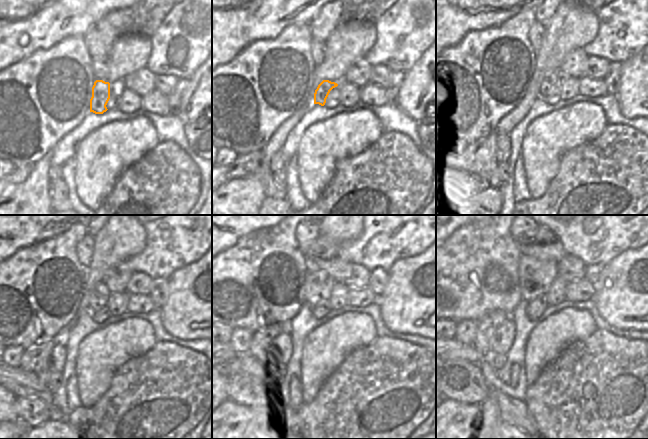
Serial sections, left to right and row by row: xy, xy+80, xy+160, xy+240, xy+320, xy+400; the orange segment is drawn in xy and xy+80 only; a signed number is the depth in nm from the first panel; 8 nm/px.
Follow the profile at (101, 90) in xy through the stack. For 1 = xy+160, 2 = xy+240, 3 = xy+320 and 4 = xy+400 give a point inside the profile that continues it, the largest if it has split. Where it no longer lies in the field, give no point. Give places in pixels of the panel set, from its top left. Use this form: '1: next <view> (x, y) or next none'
1: next xy+160 (550, 78)
2: next xy+240 (98, 296)
3: next xy+320 (318, 285)
4: next xy+400 (536, 276)

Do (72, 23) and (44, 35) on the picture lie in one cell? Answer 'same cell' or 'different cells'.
same cell

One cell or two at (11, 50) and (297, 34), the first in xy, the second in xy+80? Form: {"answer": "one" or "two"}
{"answer": "two"}

